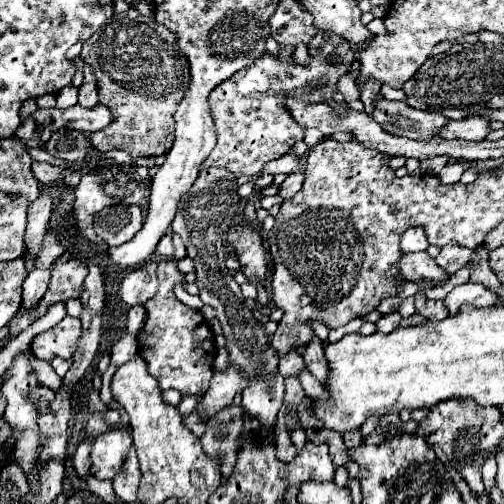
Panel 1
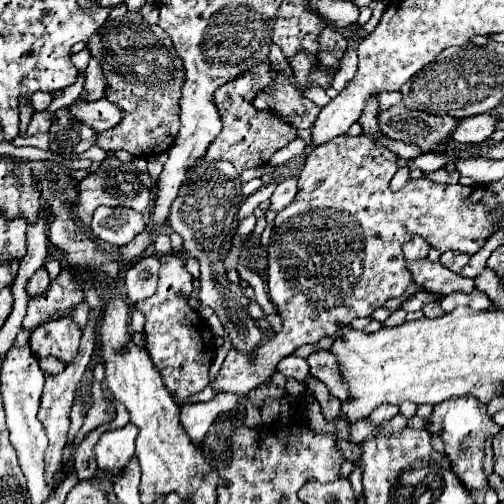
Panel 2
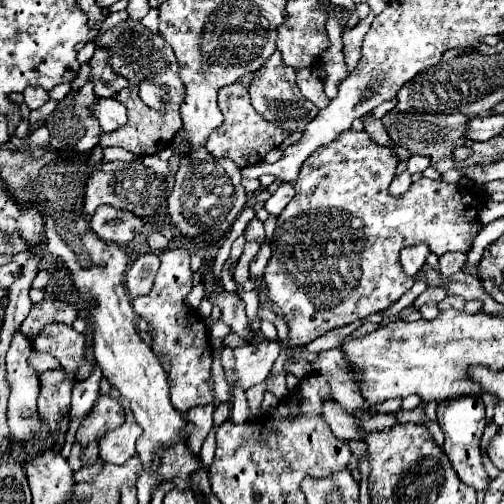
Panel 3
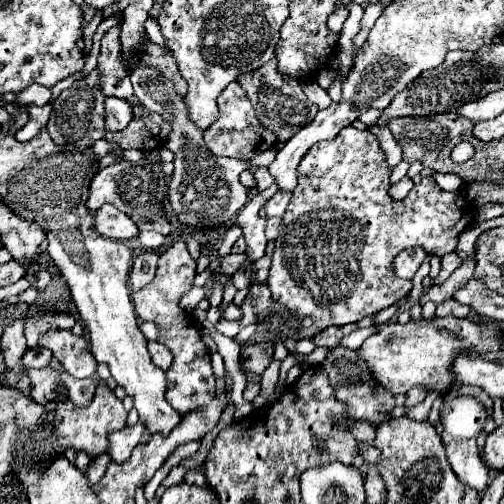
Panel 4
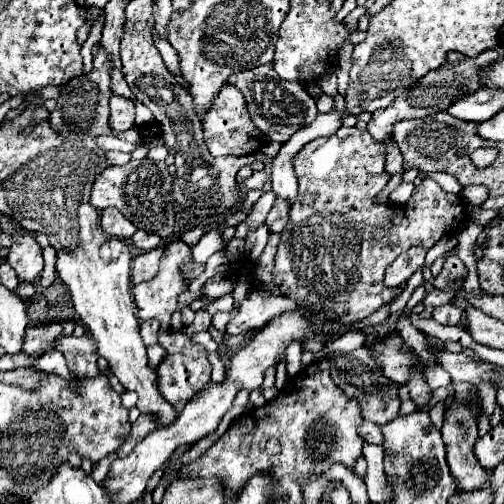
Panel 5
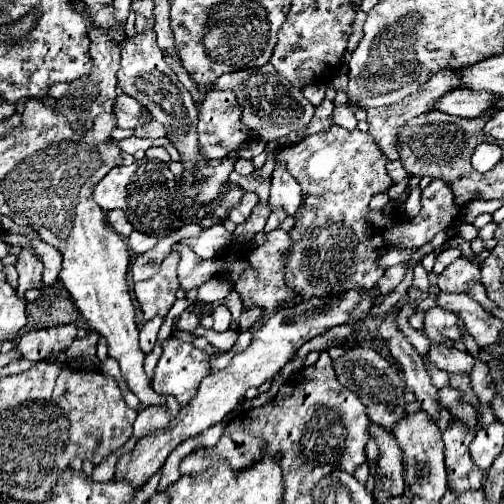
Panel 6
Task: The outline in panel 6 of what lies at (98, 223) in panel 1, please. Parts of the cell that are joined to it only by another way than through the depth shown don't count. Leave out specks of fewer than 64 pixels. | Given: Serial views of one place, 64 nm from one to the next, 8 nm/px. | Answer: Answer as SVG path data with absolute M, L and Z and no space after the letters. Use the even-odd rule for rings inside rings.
M120 210L106 212L106 222L120 236L130 236L130 232L132 232L132 224L126 220L124 212L120 212Z

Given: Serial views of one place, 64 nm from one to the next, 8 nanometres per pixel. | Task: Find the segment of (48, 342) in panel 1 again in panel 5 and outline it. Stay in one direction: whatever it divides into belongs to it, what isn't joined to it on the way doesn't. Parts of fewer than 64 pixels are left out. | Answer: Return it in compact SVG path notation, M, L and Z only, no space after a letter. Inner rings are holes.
M84 334L82 338L76 336L62 336L54 342L54 348L66 356L68 368L76 378L92 378L98 376L96 360L96 342L90 334Z

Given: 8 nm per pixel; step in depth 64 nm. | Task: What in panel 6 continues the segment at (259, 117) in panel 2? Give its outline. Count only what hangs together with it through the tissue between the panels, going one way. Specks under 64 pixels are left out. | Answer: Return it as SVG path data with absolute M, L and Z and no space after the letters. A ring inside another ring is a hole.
M214 90L206 98L206 104L198 106L198 134L200 134L200 148L206 158L224 158L232 150L248 148L258 138L252 134L250 128L242 124L242 112L232 90Z

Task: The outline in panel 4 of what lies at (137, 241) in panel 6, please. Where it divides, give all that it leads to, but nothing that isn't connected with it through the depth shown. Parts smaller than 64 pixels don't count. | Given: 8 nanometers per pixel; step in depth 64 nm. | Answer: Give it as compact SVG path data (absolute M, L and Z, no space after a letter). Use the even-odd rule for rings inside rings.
M140 232L138 234L138 240L146 246L146 248L152 248L152 250L158 250L162 248L162 244L166 242L166 238L158 232Z

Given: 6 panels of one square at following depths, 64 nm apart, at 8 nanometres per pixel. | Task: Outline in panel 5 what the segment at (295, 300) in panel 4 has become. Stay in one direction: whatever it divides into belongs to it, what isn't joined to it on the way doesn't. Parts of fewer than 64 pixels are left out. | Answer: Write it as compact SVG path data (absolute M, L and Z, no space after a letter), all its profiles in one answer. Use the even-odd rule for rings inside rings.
M342 126L330 138L316 138L306 144L294 158L294 168L298 176L298 196L288 212L288 234L286 240L278 244L276 264L272 268L274 284L280 288L282 296L296 300L304 308L324 308L336 316L340 324L354 324L364 320L380 306L392 302L402 294L402 290L388 288L384 284L384 272L394 262L396 256L412 246L432 248L440 238L452 236L466 220L466 202L458 194L444 192L430 176L426 176L416 187L406 206L396 206L388 200L378 202L378 194L388 184L388 172L384 170L384 144L372 140L372 136L358 128Z

